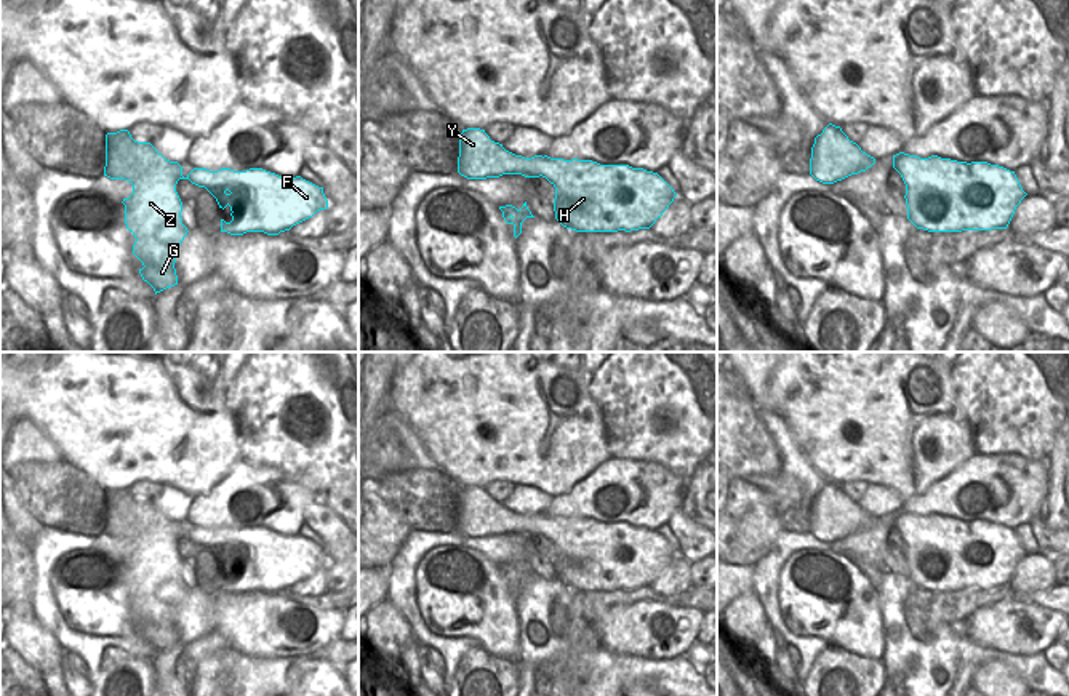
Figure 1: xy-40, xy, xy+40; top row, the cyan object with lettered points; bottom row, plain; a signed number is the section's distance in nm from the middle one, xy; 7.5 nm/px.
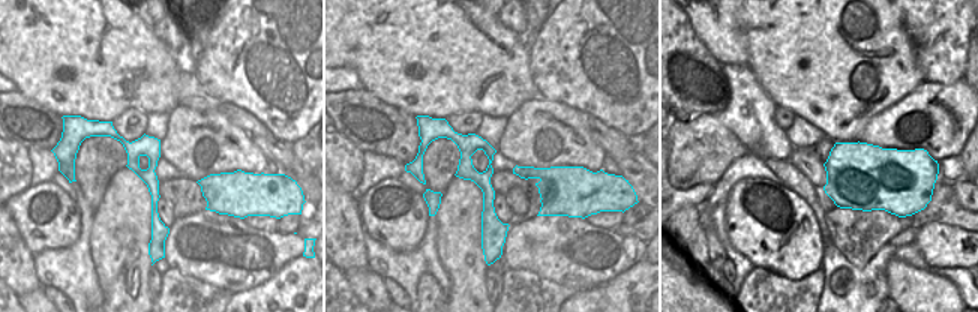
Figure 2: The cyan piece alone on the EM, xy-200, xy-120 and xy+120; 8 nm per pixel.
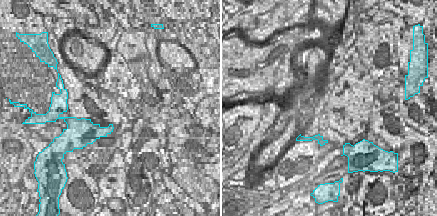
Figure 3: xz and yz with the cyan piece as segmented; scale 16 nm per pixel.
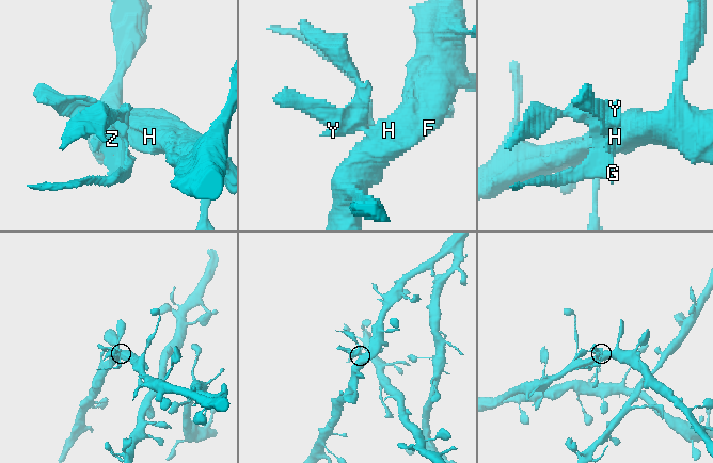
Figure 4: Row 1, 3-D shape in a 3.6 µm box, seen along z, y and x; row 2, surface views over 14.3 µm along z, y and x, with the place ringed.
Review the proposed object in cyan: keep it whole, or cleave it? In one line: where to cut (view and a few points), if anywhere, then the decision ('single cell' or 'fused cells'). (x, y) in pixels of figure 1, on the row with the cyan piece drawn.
xy (543, 157), (540, 175) | fused cells

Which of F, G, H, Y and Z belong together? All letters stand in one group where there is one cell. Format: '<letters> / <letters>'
F H / G Y Z

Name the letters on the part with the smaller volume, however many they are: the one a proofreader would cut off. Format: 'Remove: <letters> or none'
Remove: G, Y, Z

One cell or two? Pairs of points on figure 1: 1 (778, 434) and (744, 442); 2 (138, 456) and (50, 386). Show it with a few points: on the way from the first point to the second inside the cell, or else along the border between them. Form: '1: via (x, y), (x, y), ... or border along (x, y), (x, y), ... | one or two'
1: border along (757, 410), (759, 420), (776, 447), (783, 469) | two
2: via (116, 440), (106, 439), (72, 405) | one

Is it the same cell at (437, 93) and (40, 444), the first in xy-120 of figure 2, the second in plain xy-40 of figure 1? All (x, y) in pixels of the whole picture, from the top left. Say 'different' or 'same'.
different

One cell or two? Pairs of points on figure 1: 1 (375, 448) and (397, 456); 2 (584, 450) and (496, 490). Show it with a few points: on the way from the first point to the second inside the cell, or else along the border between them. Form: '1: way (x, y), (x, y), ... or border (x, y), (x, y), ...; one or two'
1: way (380, 453), (392, 456); one
2: border (514, 484), (493, 480), (485, 488); two

